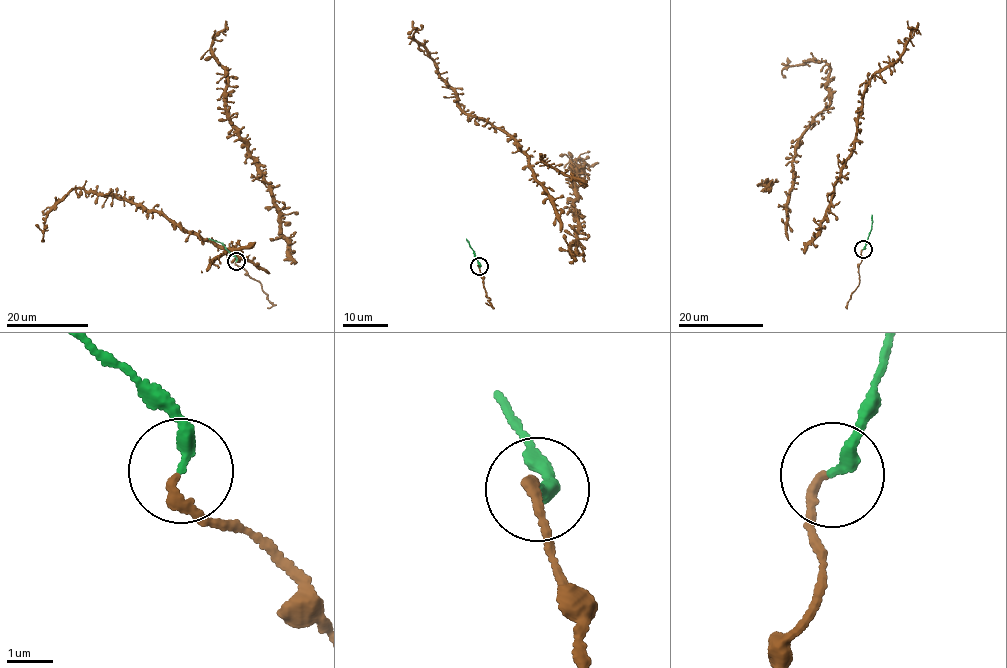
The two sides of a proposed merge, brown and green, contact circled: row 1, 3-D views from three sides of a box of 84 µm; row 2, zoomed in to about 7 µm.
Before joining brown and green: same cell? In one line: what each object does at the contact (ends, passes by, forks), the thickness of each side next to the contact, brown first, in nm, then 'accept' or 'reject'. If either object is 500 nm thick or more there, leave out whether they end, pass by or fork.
brown ends; green ends; calibres 200 and 280 nm; accept

